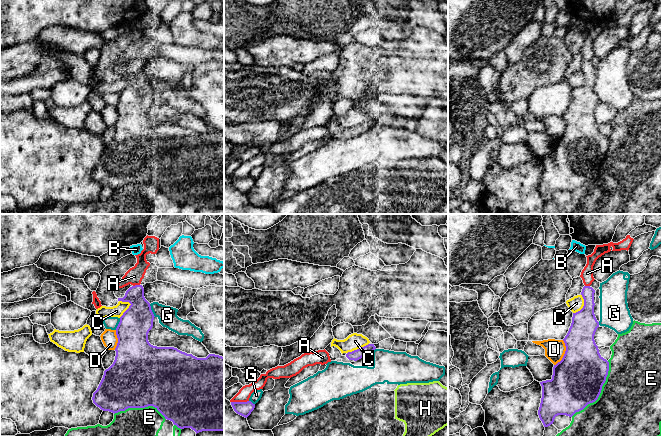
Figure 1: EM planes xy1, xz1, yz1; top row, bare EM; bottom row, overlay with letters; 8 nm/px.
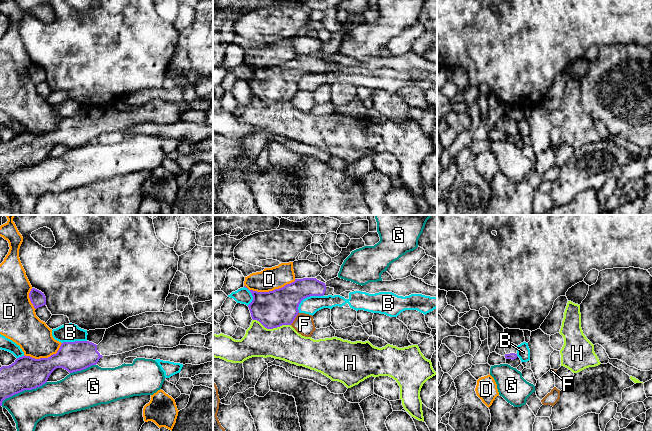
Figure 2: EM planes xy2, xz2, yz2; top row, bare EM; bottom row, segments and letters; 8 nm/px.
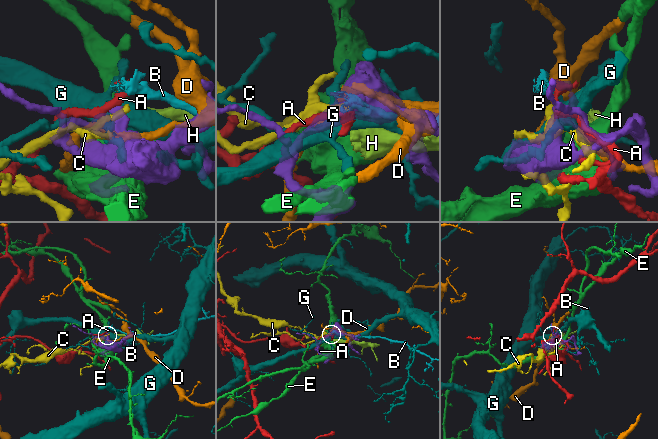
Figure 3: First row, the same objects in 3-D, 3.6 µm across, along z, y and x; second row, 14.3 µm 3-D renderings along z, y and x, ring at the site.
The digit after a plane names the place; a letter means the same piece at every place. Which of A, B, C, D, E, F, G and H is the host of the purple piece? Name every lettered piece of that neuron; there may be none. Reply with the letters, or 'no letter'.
no letter

